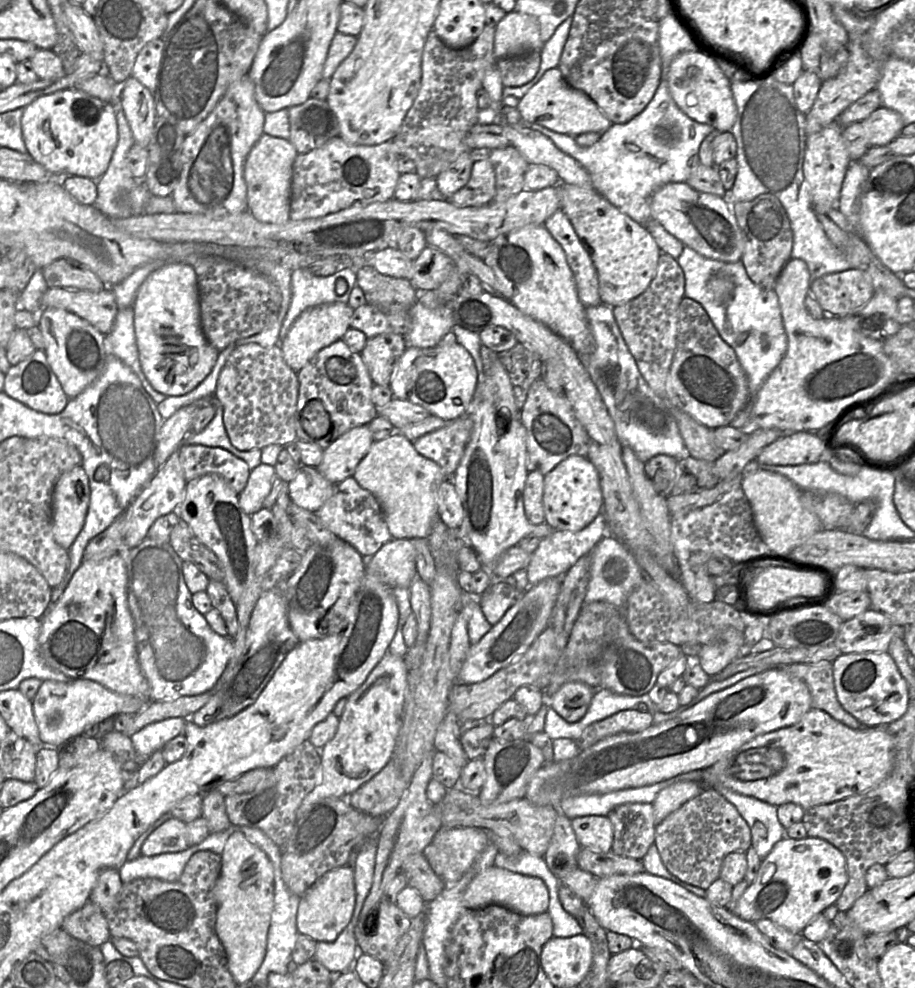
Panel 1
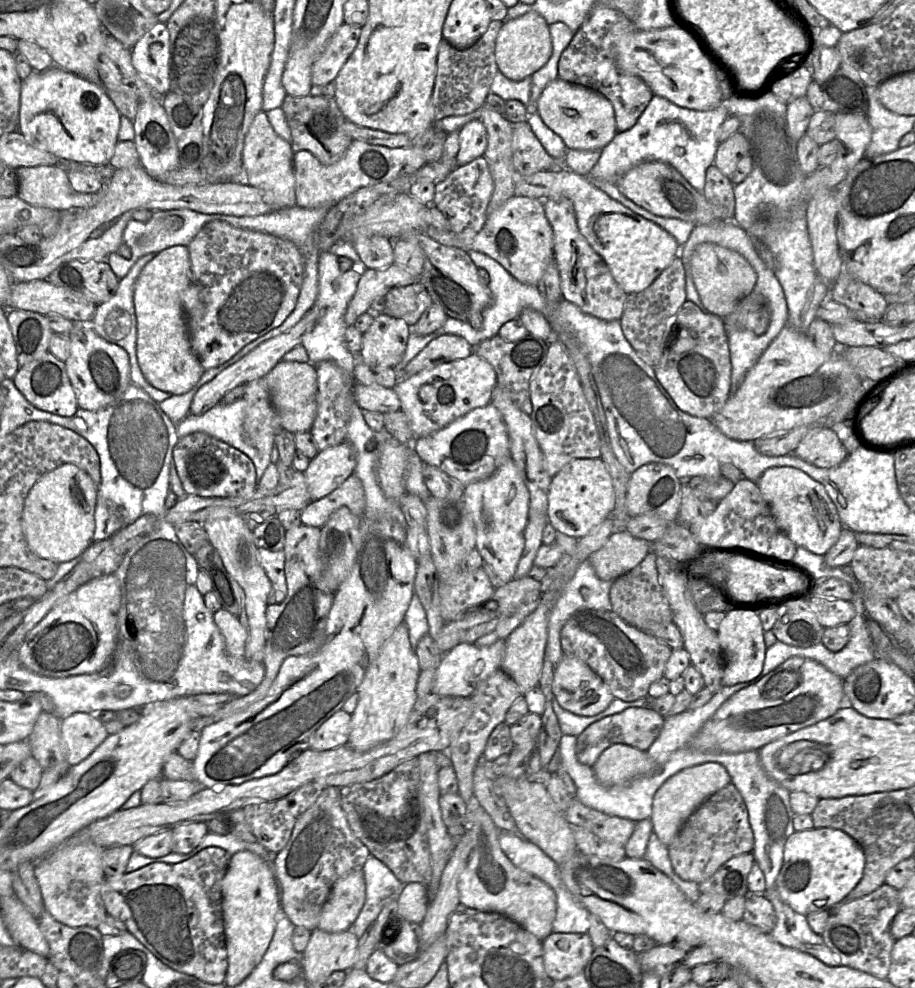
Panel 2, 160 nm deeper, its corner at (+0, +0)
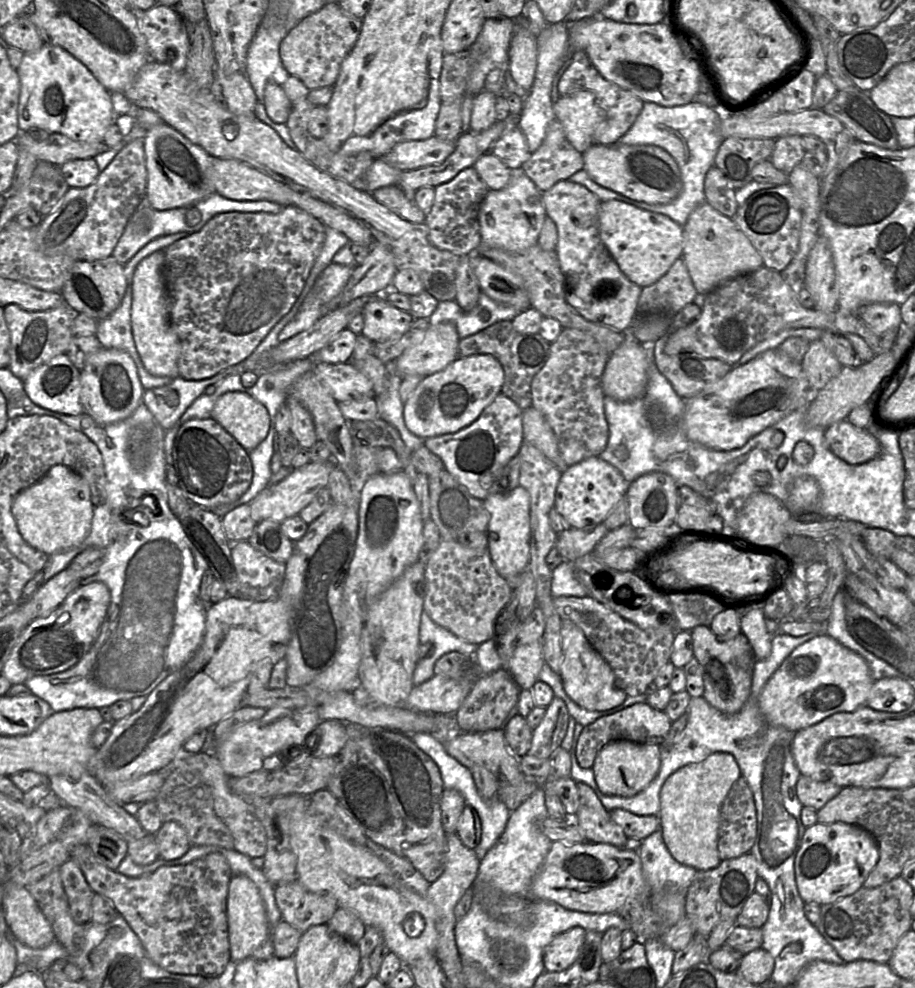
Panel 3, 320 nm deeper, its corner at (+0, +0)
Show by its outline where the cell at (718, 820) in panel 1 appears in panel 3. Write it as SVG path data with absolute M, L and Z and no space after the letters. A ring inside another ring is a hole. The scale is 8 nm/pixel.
M744 777L731 787L720 811L718 852L722 861L750 853L757 836L753 792Z

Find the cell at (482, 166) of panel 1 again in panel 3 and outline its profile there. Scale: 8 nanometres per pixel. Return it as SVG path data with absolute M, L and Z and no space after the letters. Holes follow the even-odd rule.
M471 166L462 170L451 181L434 189L434 202L425 220L430 242L440 250L446 250L458 256L471 255L472 257L474 250L482 242L478 215L480 205L489 188Z

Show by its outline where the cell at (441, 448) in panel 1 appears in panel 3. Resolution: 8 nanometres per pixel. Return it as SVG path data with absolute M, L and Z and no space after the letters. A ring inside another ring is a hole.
M500 393L476 421L452 434L428 438L424 445L443 462L469 493L482 501L488 496L507 493L519 486L519 451L524 441L523 410Z

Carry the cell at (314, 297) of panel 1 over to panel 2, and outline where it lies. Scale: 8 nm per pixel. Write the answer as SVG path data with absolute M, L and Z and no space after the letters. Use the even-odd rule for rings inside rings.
M330 251L321 252L318 257L318 294L312 310L318 311L318 321L303 337L301 345L306 349L310 363L316 365L322 361L337 364L347 374L354 377L356 357L346 347L345 333L348 328L345 323L345 313L349 302L356 292L362 274L353 270L341 271L338 256Z

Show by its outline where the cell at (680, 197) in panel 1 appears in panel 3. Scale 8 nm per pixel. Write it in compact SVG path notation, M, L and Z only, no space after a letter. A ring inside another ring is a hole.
M592 145L584 154L583 169L597 184L636 201L667 204L682 191L682 178L673 157L654 145Z

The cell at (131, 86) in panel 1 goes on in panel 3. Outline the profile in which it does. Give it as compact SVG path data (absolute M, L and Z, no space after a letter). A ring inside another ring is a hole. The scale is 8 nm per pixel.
M167 123L147 129L144 152L148 174L146 199L151 208L165 211L187 207L213 193L212 157Z

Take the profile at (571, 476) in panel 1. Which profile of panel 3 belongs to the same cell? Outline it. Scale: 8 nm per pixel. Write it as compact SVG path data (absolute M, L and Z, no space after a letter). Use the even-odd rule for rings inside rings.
M590 457L567 467L556 488L554 508L568 528L586 529L601 524L626 496L628 482L611 464L600 457Z

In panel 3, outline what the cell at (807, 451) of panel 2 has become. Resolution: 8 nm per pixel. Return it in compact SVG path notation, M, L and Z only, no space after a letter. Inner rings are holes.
M847 419L825 429L827 447L848 464L858 465L877 457L881 446L877 438L865 428L858 428Z

